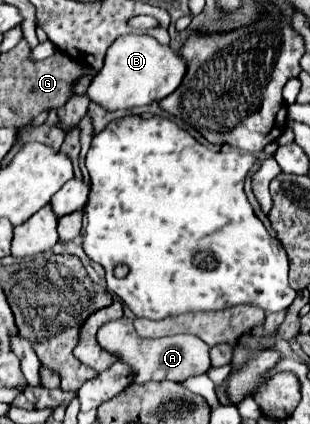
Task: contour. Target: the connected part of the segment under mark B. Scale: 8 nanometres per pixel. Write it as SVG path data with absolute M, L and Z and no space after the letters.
M129 33L117 37L107 49L105 65L97 71L87 87L87 97L107 111L145 107L153 101L161 101L165 95L173 93L185 75L185 63L181 63L179 53L165 45L159 45L149 35Z

